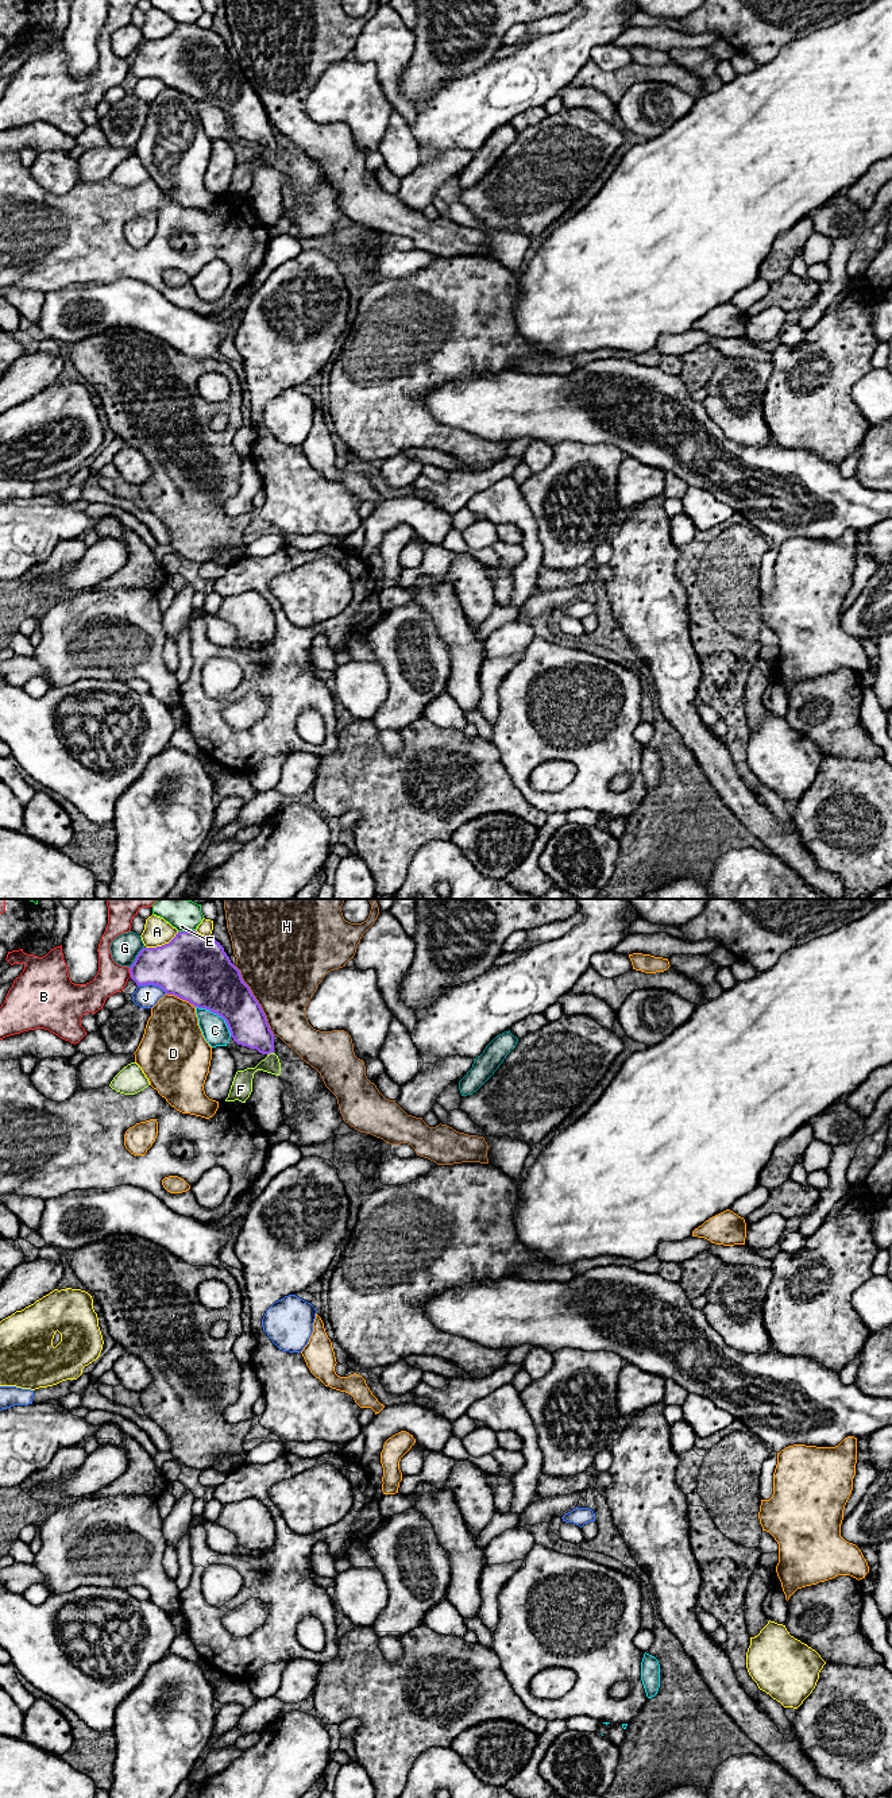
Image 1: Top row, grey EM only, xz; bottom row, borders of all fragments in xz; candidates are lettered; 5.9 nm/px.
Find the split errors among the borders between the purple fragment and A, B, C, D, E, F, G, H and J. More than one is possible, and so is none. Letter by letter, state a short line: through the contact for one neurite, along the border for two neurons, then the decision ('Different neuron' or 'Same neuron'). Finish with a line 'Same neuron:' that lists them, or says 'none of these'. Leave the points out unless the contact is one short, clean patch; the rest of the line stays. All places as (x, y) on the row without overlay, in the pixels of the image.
A: Different neuron
B: Different neuron
C: Different neuron
D: Different neuron
E: Different neuron
F: Line: xz (247, 116), (270, 145), (242, 176). Same neuron
G: Different neuron
H: Different neuron
J: Different neuron
Same neuron: F

